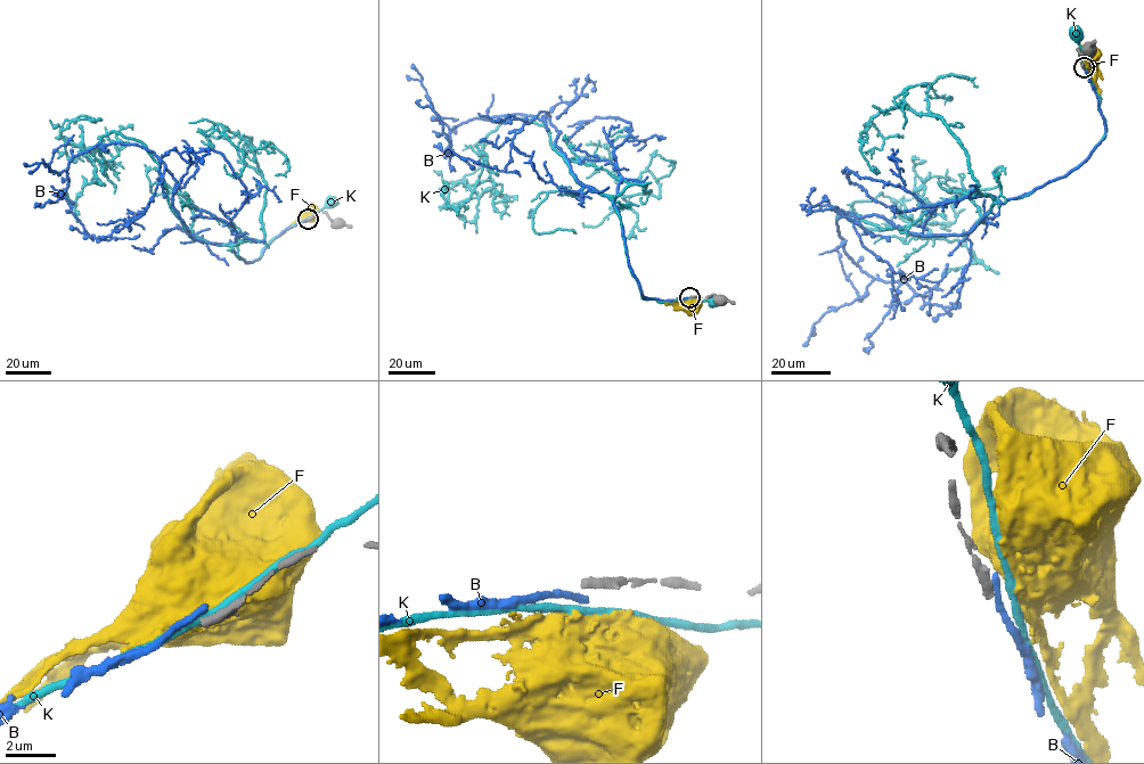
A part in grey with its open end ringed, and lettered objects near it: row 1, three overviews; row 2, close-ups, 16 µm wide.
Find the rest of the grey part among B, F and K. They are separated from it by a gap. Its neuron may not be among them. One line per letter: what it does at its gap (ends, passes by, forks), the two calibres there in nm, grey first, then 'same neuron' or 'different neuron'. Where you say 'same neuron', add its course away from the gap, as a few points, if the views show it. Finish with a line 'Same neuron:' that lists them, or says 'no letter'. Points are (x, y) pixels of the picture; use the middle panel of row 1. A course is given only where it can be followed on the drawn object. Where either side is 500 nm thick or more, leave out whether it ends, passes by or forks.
B: it ends there; 360 nm thick on the grey side, 340 nm on the other; different neuron
F: 360 nm thick on the grey side, 750 nm on the other; different neuron
K: it passes by; 360 nm thick on the grey side, 320 nm on the other; different neuron
Same neuron: no letter

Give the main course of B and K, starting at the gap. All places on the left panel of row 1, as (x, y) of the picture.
B: (307, 219), (245, 263), (189, 235), (153, 153), (108, 144), (73, 156), (64, 196), (83, 232), (139, 235)
K: (307, 219), (331, 200)

